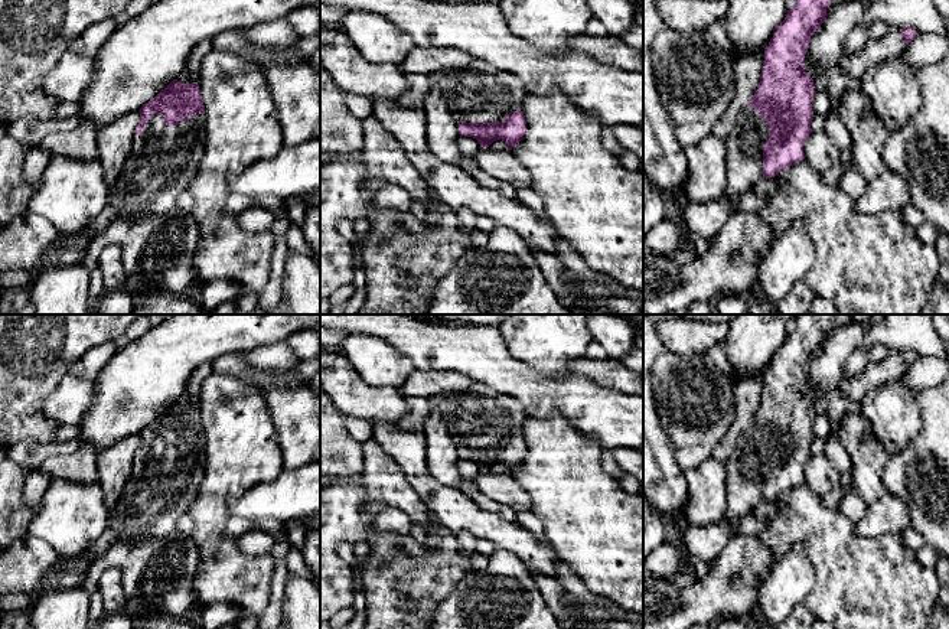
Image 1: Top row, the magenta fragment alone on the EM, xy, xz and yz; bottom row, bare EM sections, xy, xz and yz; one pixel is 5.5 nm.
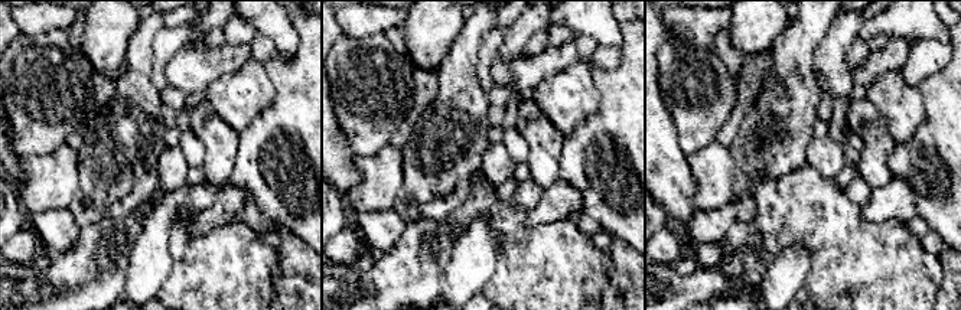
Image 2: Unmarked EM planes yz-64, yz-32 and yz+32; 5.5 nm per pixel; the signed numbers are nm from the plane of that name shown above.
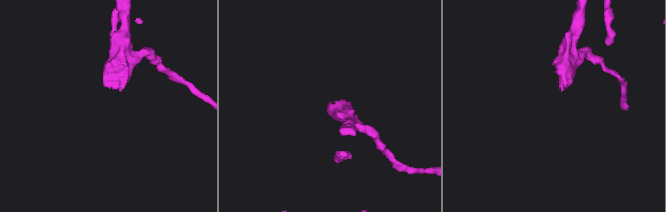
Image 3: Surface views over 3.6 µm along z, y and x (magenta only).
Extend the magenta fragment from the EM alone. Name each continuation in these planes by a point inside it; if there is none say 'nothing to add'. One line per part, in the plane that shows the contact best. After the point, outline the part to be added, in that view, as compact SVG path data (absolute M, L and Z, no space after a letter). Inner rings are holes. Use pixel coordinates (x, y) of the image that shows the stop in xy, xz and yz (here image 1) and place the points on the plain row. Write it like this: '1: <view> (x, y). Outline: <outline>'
1: xy (163, 484). Outline: M162 437L146 444L146 453L133 460L133 472L120 499L110 508L108 522L115 541L136 542L164 538L176 532L177 521L198 496L206 467L206 437L193 437L177 449L166 449Z

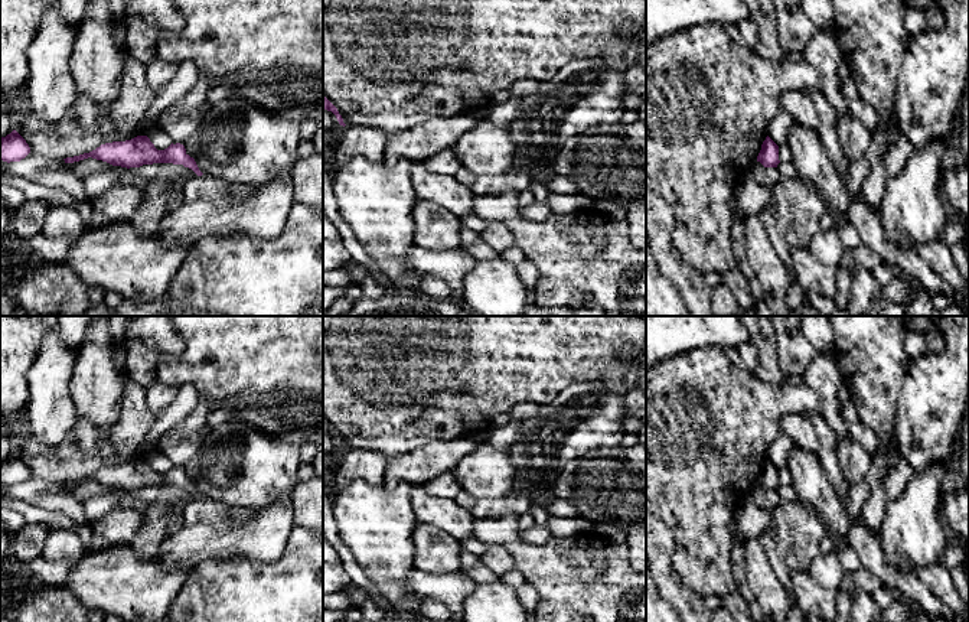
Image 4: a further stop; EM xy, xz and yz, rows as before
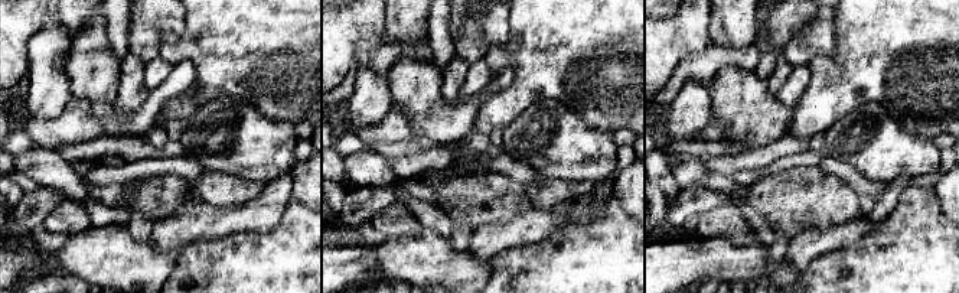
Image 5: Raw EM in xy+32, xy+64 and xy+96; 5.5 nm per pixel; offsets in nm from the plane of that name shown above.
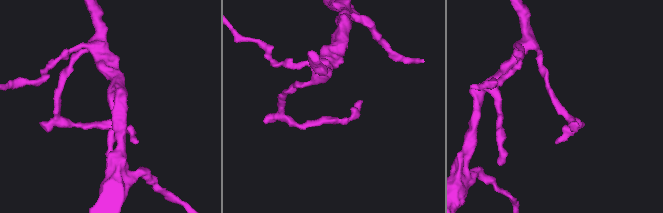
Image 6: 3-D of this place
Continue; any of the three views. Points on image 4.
nothing to add

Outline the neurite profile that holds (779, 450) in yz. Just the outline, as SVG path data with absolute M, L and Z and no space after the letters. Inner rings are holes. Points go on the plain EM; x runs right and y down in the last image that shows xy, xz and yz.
M780 432L769 446L769 460L777 468L787 466L792 450L796 447L793 439Z

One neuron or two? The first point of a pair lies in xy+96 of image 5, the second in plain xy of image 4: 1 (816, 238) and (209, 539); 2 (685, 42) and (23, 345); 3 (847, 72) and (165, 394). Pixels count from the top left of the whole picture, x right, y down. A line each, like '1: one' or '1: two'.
1: one
2: one
3: two

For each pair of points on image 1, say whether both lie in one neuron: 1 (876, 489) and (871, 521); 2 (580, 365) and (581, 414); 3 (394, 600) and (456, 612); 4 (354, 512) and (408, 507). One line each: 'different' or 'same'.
1: different
2: different
3: different
4: same

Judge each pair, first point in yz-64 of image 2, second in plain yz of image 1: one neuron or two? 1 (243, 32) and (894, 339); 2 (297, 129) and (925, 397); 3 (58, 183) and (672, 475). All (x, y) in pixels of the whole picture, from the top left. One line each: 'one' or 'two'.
1: two
2: one
3: two

